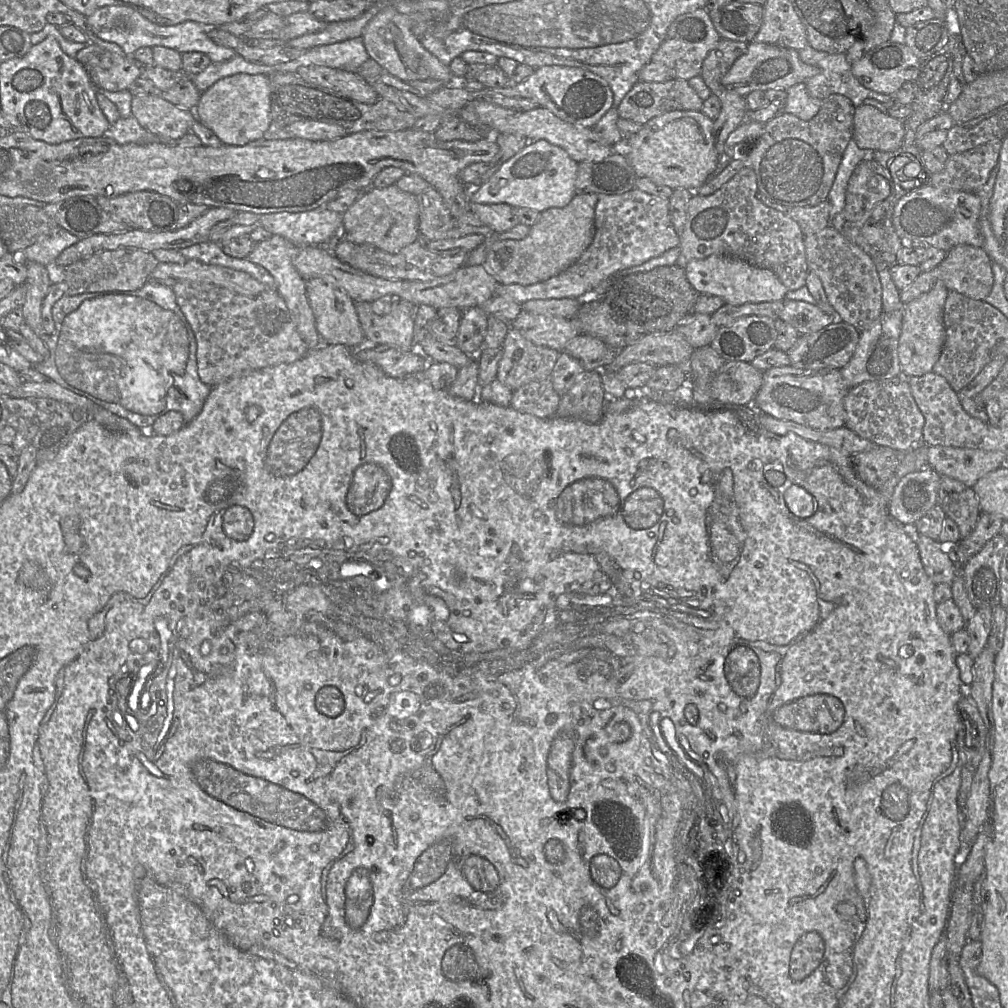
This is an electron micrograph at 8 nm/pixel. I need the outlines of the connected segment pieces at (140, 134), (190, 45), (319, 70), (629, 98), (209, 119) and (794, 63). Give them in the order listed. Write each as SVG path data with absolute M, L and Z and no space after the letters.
M133 115L128 118L120 117L109 127L103 136L113 139L120 145L170 143L144 129Z
M123 5L104 6L96 10L87 17L88 25L91 31L100 39L117 44L128 56L133 56L137 49L141 47L162 46L174 49L180 54L187 52L201 52L206 54L211 62L224 62L232 59L236 53L227 47L219 46L208 36L208 28L194 21L185 21L177 25L161 26L152 23L134 9Z
M319 65L301 66L296 70L304 81L333 90L360 103L373 104L379 96L358 73Z
M670 79L666 82L637 82L616 107L619 117L644 125L650 119L671 111L701 111L703 100L687 80Z
M239 73L225 77L206 91L201 93L194 113L202 124L213 131L222 144L243 146L250 142L263 139L271 124L271 86L270 79L264 74Z
M750 42L746 53L734 62L721 82L728 90L746 98L753 91L788 90L797 84L806 83L808 79L819 73L821 70L818 67L802 62L799 52L794 49Z

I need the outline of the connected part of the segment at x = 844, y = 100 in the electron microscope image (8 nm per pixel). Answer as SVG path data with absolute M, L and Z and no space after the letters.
M833 94L823 100L819 112L808 121L783 113L765 124L764 133L748 156L729 161L713 179L694 193L710 195L720 189L744 168L752 168L759 193L782 206L815 206L828 199L844 151L853 139L856 106L844 95Z

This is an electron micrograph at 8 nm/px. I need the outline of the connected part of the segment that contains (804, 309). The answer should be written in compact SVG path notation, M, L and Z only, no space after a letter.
M784 299L779 318L792 325L800 335L817 332L835 321L816 304L790 299Z

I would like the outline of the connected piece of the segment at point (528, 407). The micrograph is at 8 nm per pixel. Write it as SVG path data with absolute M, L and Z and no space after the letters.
M551 376L528 383L513 392L510 407L538 418L554 417L561 396L554 390Z

